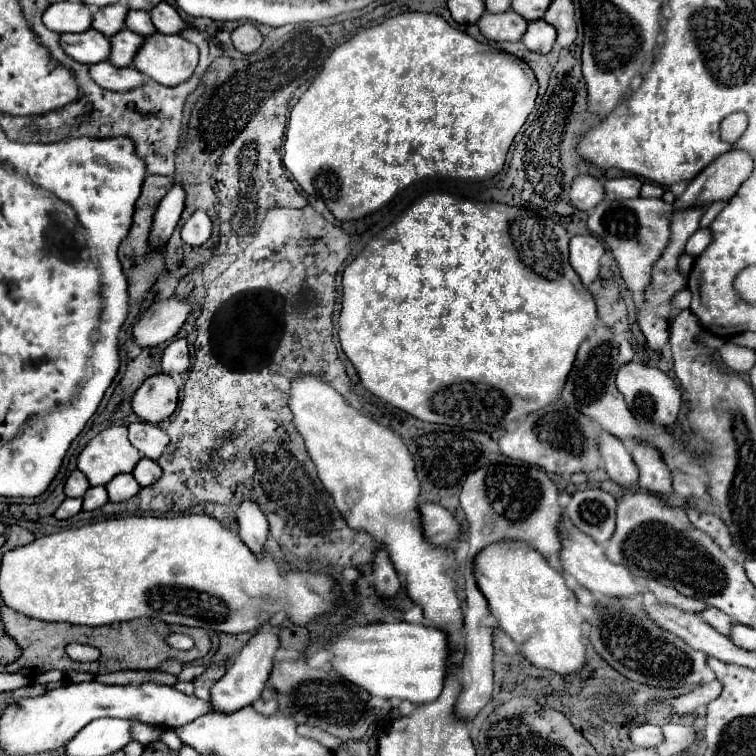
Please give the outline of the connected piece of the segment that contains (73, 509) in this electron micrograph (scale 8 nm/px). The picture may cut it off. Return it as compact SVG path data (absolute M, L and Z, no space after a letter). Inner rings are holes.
M67 498L67 500L63 500L63 504L57 508L57 512L53 516L59 520L65 520L65 518L75 516L79 510L81 510L81 500L79 498Z

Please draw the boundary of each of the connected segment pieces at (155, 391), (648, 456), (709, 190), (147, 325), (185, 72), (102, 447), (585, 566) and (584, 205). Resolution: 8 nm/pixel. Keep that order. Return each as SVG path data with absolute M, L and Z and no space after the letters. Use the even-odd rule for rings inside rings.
M171 374L149 376L133 396L133 410L145 422L163 422L177 408L177 382Z
M635 444L631 454L639 468L639 486L659 496L669 496L673 492L671 472L667 464L663 464L663 456L659 456L651 444Z
M731 150L711 162L697 178L693 178L685 188L685 194L681 194L673 206L691 208L691 204L703 204L703 208L707 208L713 202L725 202L735 196L739 186L749 178L751 170L751 156L743 150Z
M177 298L151 304L131 330L133 342L141 348L155 348L167 340L173 340L183 322L187 320L189 312L191 306L185 300Z
M159 34L143 38L143 46L135 54L133 68L151 80L173 86L191 78L199 60L199 50L193 42L179 34Z
M111 426L103 432L99 432L79 454L77 468L87 476L91 486L105 486L115 474L131 472L135 464L141 460L139 452L133 448L133 444L127 440L127 426Z
M563 514L563 520L559 522L559 536L563 538L563 548L559 552L561 558L561 566L565 572L569 572L571 576L575 576L575 580L585 586L591 592L601 592L607 596L635 596L639 592L645 592L641 586L637 586L633 582L633 576L627 568L623 568L621 564L613 564L607 560L603 546L595 544L595 540L587 538L583 532L579 532L579 528L575 528L569 518Z
M581 174L577 176L573 182L571 182L571 202L583 210L583 212L589 212L591 208L595 208L599 204L599 200L603 200L605 196L605 190L603 190L603 184L591 176L591 174Z

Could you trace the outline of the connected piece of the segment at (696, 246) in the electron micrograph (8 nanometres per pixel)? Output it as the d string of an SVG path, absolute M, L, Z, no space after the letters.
M697 230L689 240L687 240L687 246L685 246L685 254L691 254L691 256L699 256L707 244L711 242L711 232L709 230Z

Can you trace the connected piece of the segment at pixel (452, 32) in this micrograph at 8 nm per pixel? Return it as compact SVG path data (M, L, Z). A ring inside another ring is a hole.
M405 12L399 16L393 16L381 24L375 24L371 28L361 30L355 34L351 40L345 44L337 46L331 56L325 60L319 76L313 80L313 84L307 88L307 92L299 98L299 102L291 110L291 118L287 124L287 134L285 134L285 150L283 150L283 162L293 174L293 178L299 182L299 186L313 198L321 198L327 208L335 214L337 220L357 220L363 218L381 206L385 206L397 192L407 186L425 178L425 176L435 176L437 172L451 170L451 178L461 178L461 180L485 180L497 174L507 158L507 150L519 132L519 128L525 124L527 116L533 110L537 98L537 80L533 70L519 60L513 54L501 52L491 48L489 44L477 42L473 36L449 26L439 14L425 14L425 12Z

